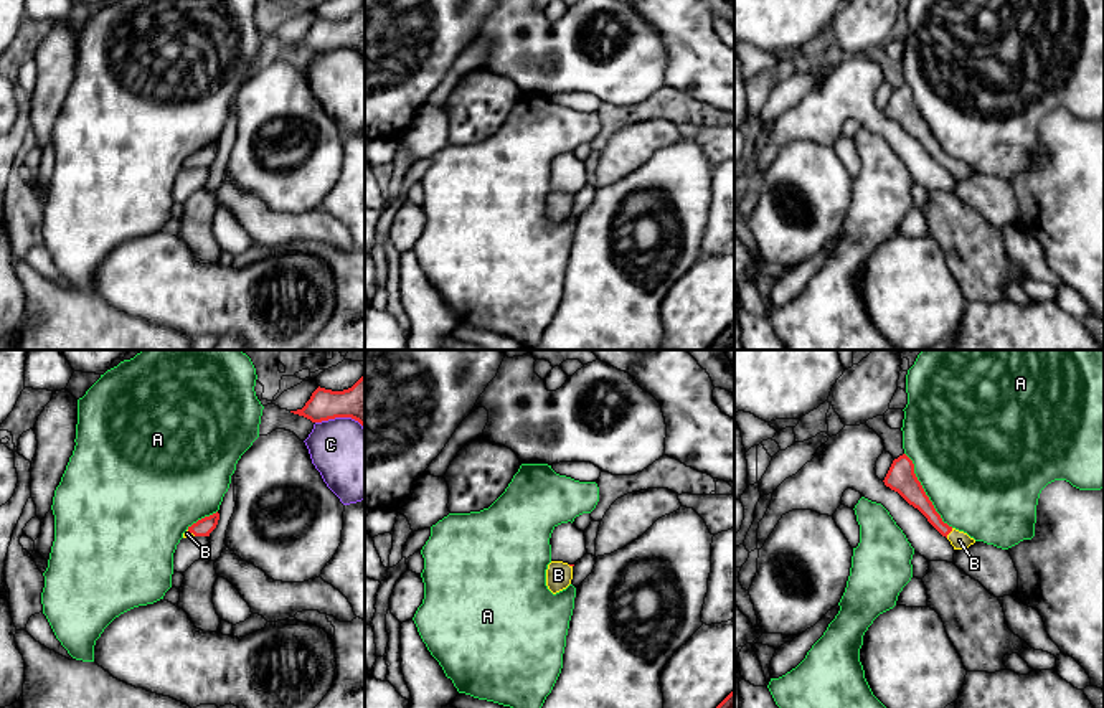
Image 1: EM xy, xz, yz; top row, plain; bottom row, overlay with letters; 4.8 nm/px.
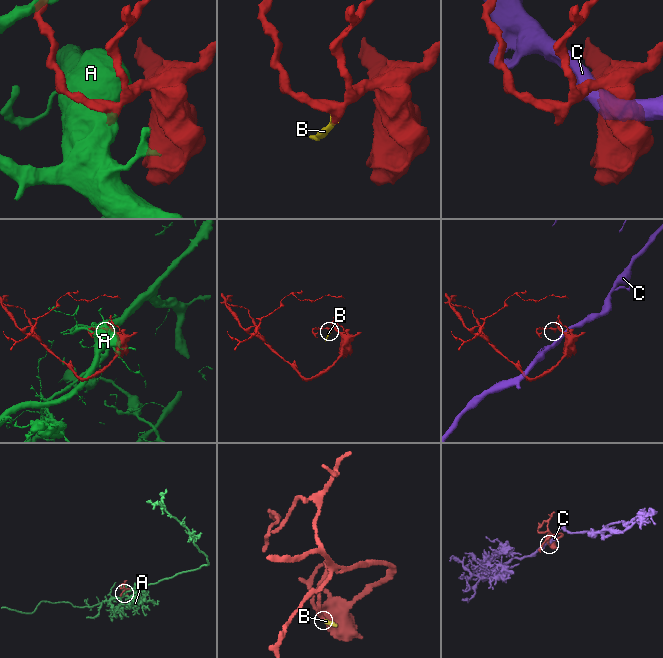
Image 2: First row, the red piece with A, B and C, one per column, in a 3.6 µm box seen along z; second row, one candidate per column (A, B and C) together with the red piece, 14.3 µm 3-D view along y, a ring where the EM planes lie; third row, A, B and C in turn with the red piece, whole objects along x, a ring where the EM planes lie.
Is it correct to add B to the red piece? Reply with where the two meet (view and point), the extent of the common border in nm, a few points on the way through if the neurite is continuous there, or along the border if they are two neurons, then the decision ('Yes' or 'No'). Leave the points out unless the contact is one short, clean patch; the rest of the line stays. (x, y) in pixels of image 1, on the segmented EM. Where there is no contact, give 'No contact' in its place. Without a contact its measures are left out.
Touches red at yz (949, 532). Shared border 60 nm. Path across: yz (915, 494), (949, 532), (959, 540). Yes

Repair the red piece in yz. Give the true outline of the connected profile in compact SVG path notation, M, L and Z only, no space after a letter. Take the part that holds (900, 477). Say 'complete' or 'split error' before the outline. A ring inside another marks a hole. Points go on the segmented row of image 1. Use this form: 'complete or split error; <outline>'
split error; M906 454L893 460L883 482L891 490L898 492L909 505L918 508L927 522L951 541L954 550L965 550L975 543L967 533L942 522L914 474L913 460Z

